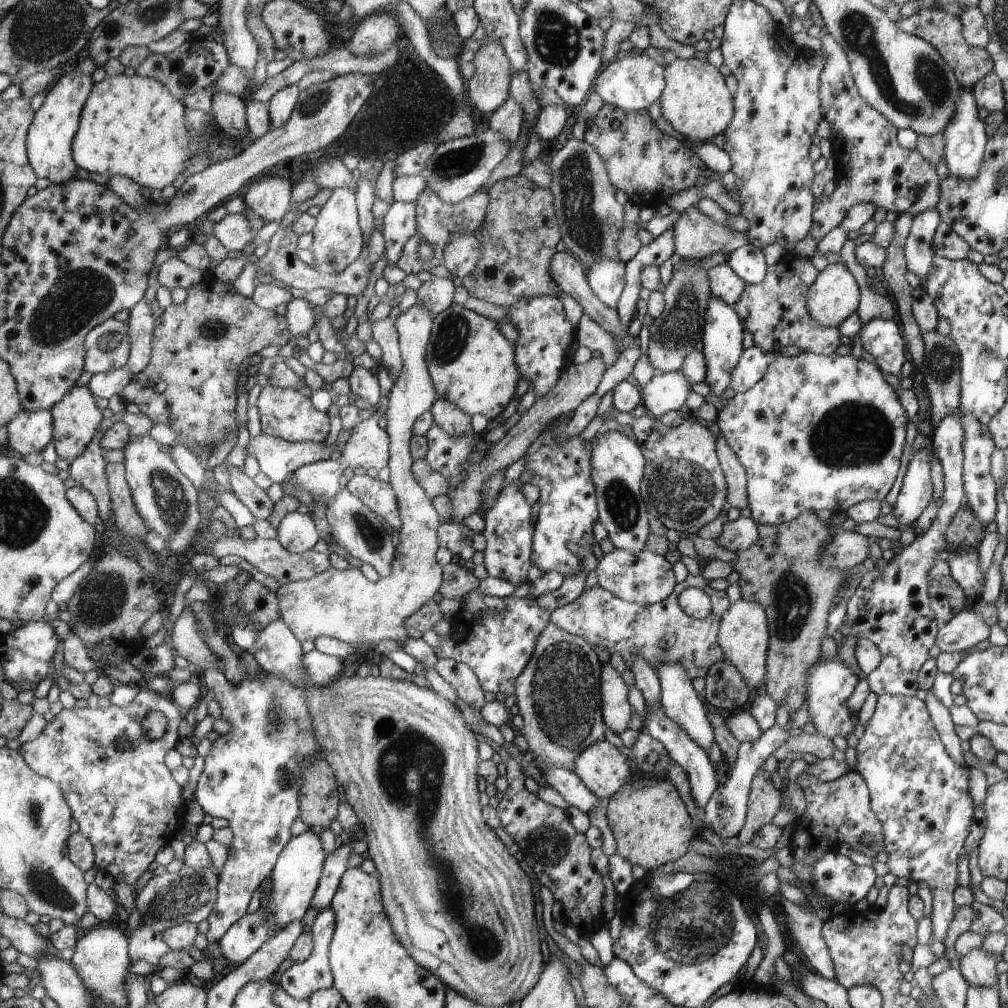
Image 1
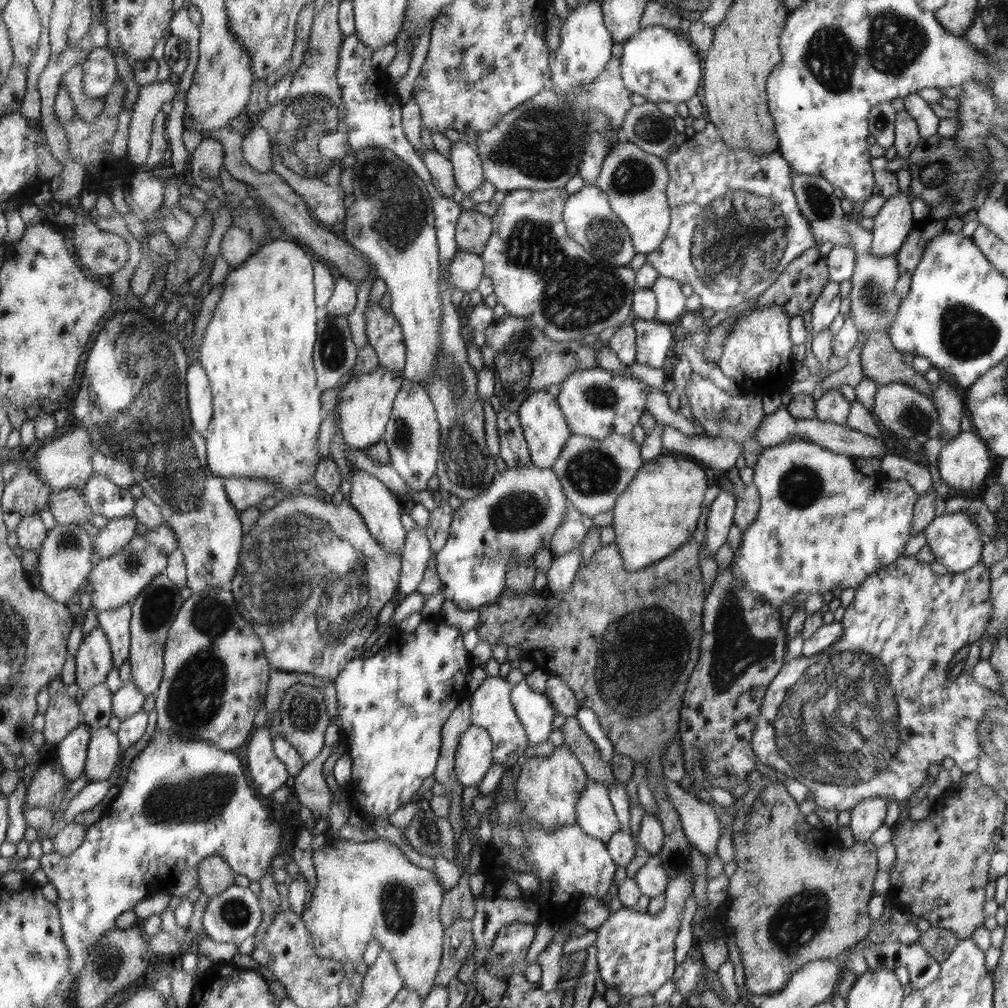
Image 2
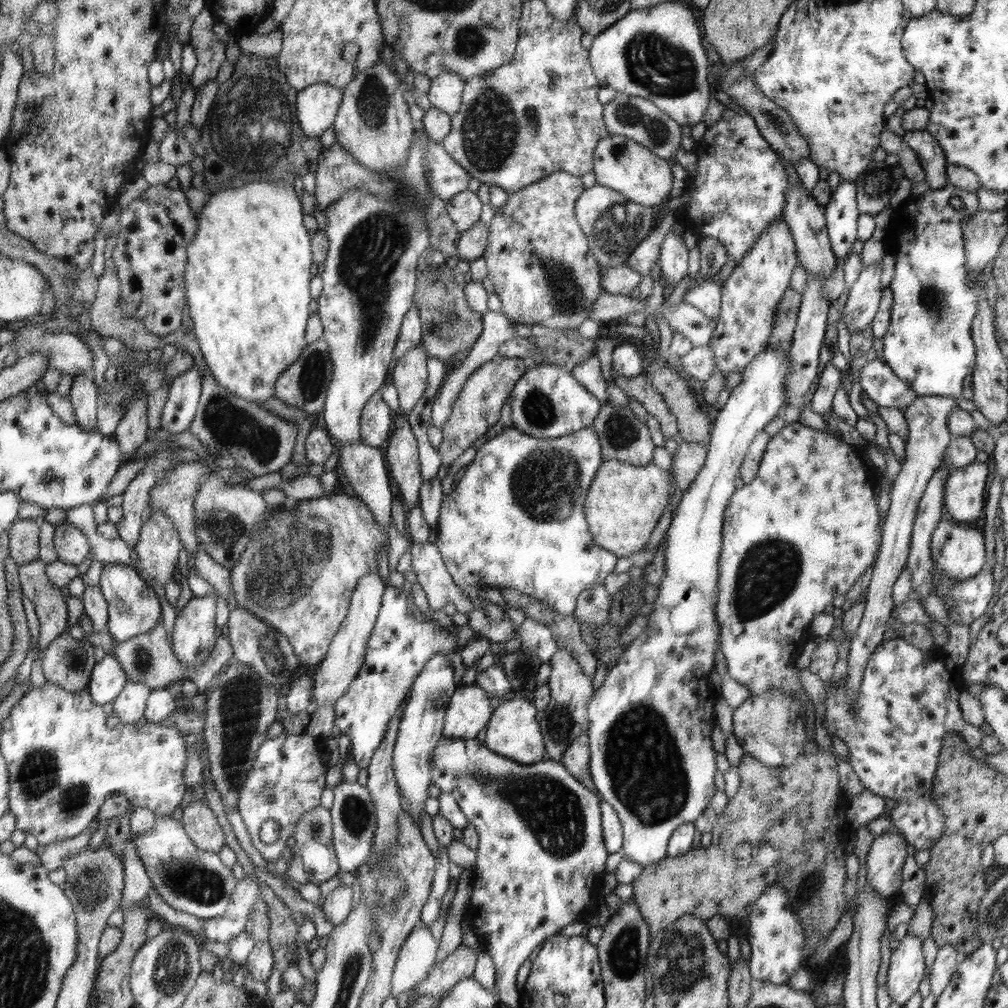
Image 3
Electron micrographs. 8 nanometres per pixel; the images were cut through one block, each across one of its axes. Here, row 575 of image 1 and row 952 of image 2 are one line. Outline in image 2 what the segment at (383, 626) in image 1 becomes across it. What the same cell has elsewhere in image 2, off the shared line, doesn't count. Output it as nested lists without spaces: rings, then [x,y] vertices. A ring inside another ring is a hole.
[[[382,837],[362,842],[327,841],[312,856],[318,883],[312,893],[310,906],[304,908],[301,914],[313,938],[317,956],[330,958],[341,965],[342,962],[348,962],[356,966],[366,962],[366,950],[370,950],[370,940],[374,937],[382,950],[390,952],[404,987],[416,990],[425,998],[437,979],[440,958],[443,958],[442,936],[445,936],[444,926],[440,922],[440,902],[444,890],[438,886],[434,874],[428,869],[414,866],[398,845]]]

